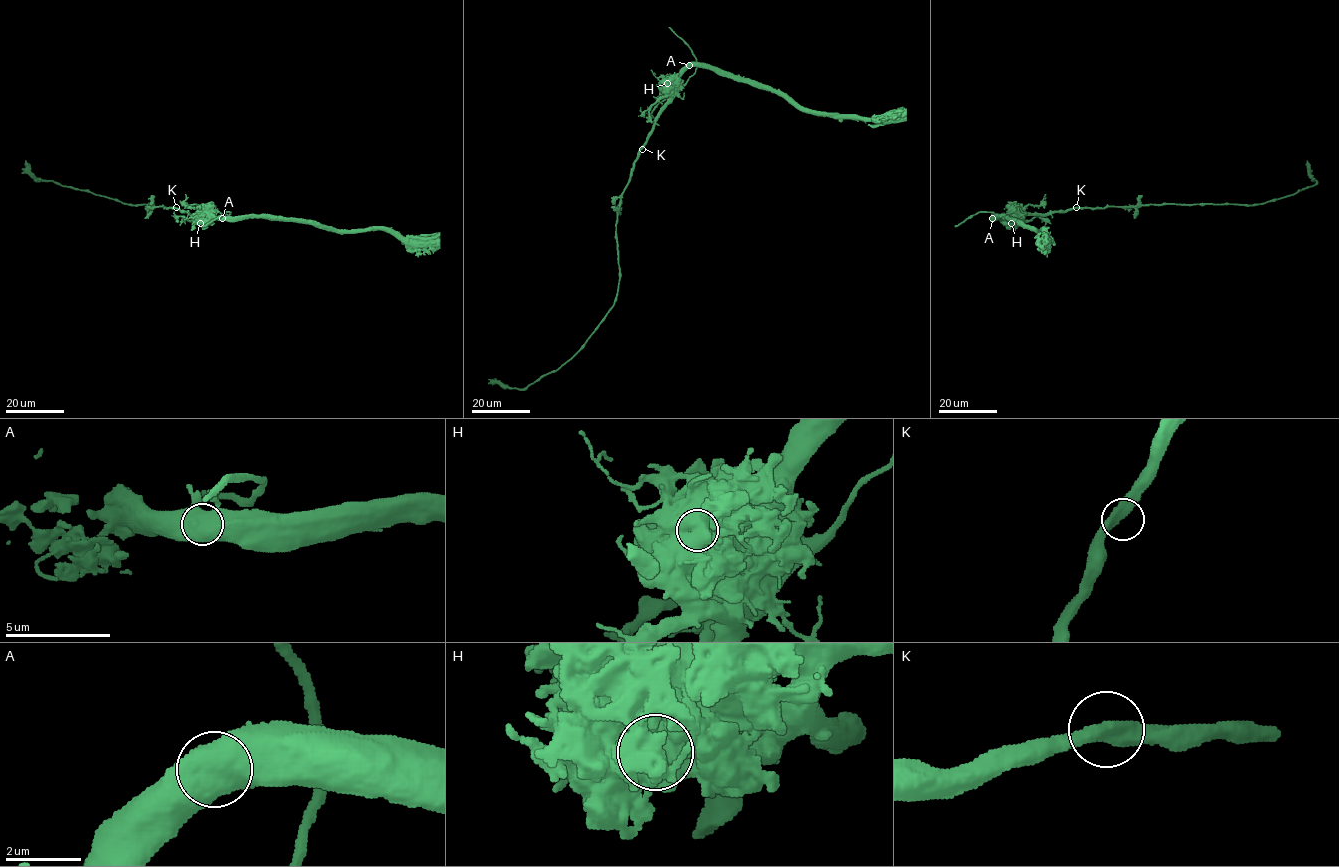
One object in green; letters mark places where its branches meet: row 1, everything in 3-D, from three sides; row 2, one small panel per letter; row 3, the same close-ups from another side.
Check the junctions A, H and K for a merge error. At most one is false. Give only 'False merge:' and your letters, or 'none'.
False merge: H

